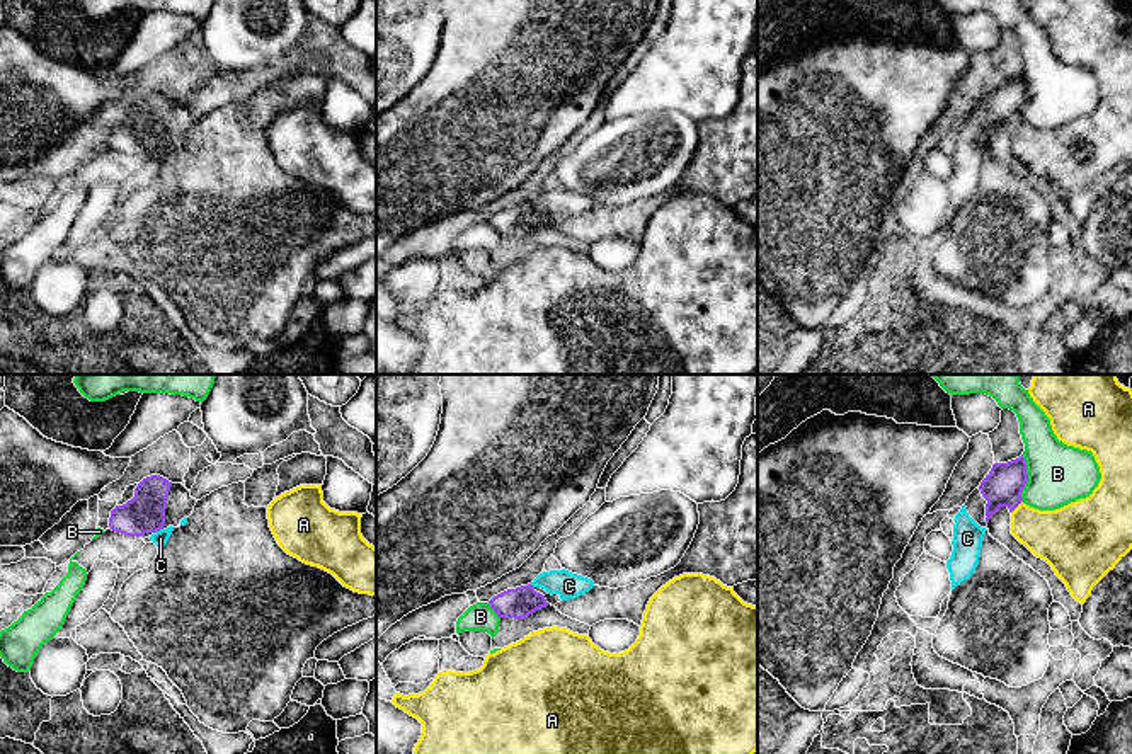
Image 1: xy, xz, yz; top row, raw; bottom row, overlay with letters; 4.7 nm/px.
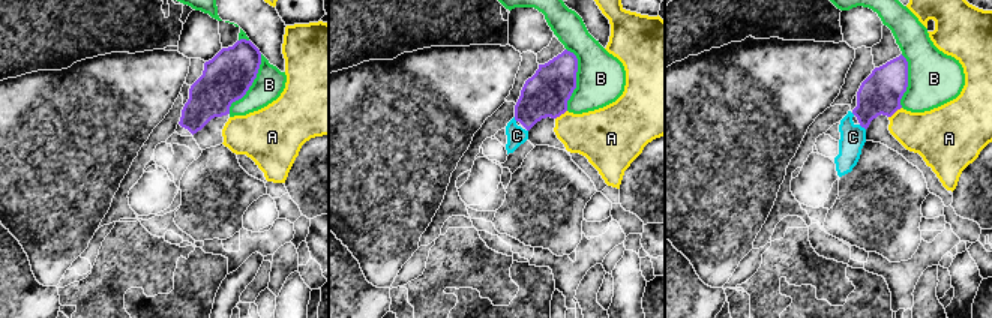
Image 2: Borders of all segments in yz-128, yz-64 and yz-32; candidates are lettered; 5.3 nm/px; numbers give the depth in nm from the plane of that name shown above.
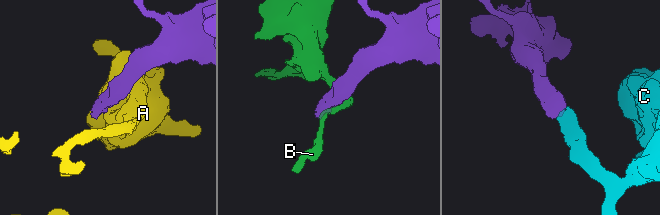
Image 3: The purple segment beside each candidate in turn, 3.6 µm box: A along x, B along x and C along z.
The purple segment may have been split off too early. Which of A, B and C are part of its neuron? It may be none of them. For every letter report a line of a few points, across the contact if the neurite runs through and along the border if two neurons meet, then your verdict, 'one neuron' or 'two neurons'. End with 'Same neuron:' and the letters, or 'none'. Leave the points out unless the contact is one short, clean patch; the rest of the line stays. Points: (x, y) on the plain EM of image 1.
A: yz (1022, 119), (1011, 131) | two neurons
B: two neurons
C: xy (145, 131), (157, 148), (160, 157) | one neuron
Same neuron: C

